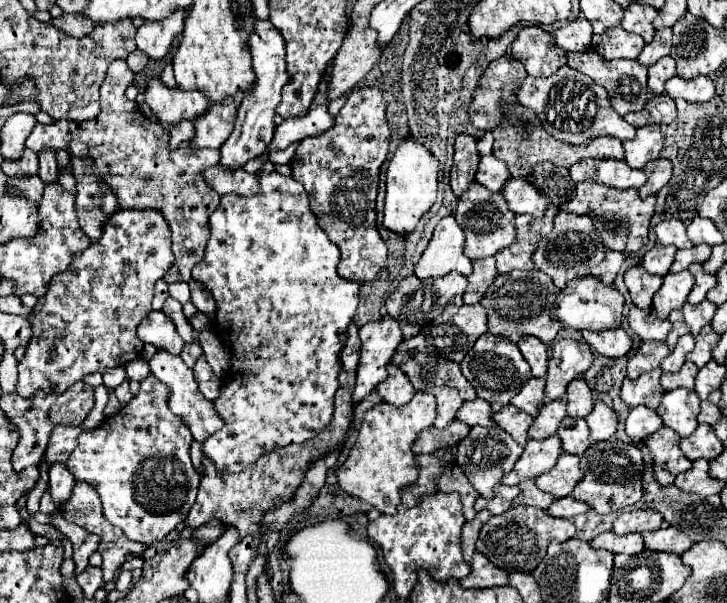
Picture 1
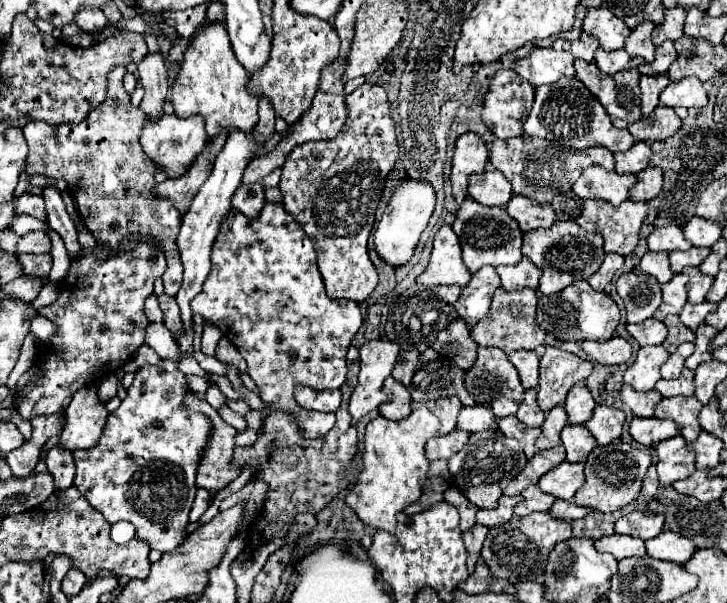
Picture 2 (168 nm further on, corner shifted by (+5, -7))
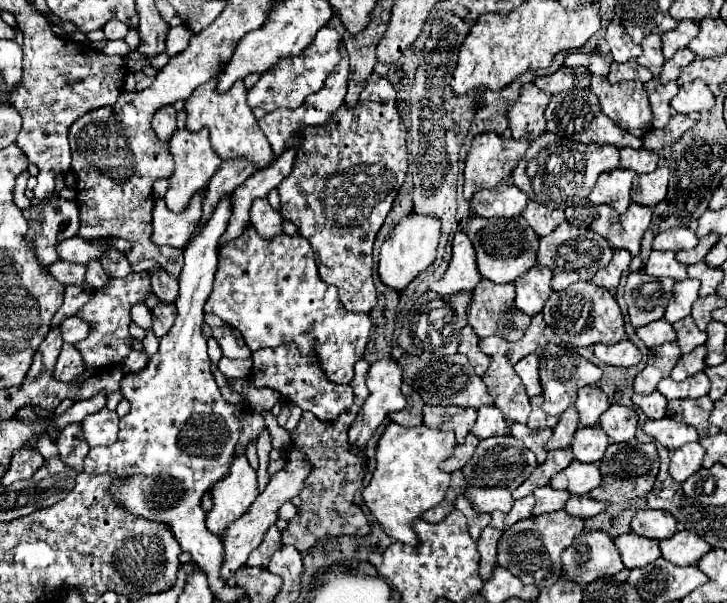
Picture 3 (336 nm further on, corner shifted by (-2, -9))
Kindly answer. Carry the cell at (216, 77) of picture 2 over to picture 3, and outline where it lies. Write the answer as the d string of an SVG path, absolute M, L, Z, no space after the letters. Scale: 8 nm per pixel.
M216 77L212 81L206 81L204 85L200 85L190 99L186 99L186 127L190 131L200 131L200 129L208 129L210 131L210 143L212 149L218 153L218 157L222 161L228 159L236 159L236 157L244 157L246 161L250 161L256 171L264 171L268 169L268 165L274 163L274 153L272 147L268 143L268 139L264 137L264 133L260 133L258 127L258 119L254 117L252 109L246 103L246 87L244 81L236 81L236 85L228 91L228 93L216 93Z

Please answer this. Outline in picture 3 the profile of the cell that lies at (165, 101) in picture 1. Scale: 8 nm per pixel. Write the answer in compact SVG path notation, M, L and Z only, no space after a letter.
M188 129L184 131L176 131L172 141L170 141L170 153L176 161L176 171L174 175L168 179L170 181L170 187L164 195L164 201L166 201L166 207L174 213L180 213L188 207L190 199L208 185L208 181L212 179L212 175L220 169L220 157L216 157L214 149L210 147L210 139L208 139L208 131L202 129L198 133L190 133Z

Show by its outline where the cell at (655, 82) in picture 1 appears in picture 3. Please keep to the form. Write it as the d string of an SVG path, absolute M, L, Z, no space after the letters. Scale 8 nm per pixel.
M654 77L652 81L648 81L644 85L644 89L648 93L648 99L650 99L650 105L652 105L652 111L654 111L654 127L664 129L666 123L670 121L670 117L672 117L670 101L678 93L678 85L674 81L664 85Z

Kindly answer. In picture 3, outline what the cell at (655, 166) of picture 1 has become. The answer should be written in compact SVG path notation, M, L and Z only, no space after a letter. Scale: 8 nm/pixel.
M658 167L656 171L646 175L636 175L630 191L632 201L636 205L646 205L646 207L654 207L660 201L664 201L668 189L668 175L670 173L664 167Z

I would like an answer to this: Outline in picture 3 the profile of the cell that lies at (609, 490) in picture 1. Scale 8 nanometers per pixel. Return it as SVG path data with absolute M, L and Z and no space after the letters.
M638 441L614 443L606 449L600 461L600 473L604 481L600 487L590 491L590 497L598 501L608 501L608 503L626 503L630 499L644 497L656 481L658 465L660 465L660 459L658 459L654 443L638 443Z

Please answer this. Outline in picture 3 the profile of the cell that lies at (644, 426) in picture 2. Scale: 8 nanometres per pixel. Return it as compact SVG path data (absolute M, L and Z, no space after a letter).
M664 417L658 421L648 419L644 423L644 433L652 435L658 443L662 443L666 449L672 449L672 451L686 445L686 443L700 439L694 427L684 425L684 423L676 423L670 417Z

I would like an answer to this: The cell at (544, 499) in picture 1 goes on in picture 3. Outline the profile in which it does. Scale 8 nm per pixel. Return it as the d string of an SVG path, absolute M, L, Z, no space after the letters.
M548 485L540 487L534 491L536 497L536 505L534 505L534 515L544 515L544 513L552 513L552 511L560 511L564 509L566 501L570 499L568 491L554 491Z

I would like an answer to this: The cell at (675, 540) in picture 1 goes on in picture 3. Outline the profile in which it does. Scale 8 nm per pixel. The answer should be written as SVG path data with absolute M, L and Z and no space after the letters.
M678 531L672 537L660 541L662 557L676 565L696 565L704 553L710 551L710 545L690 531Z

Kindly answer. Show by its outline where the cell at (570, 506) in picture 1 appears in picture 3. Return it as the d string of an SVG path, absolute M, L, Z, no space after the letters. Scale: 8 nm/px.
M572 495L564 507L564 511L568 515L576 515L576 517L582 517L582 519L588 519L588 517L594 517L598 513L602 513L604 509L608 507L606 501L596 501L592 499L590 495Z

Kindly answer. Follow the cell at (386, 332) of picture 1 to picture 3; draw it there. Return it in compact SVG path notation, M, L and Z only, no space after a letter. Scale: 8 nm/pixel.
M384 359L384 361L374 363L374 365L370 367L370 371L368 371L366 385L368 385L370 395L368 395L364 407L360 409L356 421L350 425L350 431L348 431L348 437L350 437L348 445L350 445L350 449L356 449L358 455L362 453L364 465L368 465L368 459L366 459L366 455L364 455L366 443L372 439L372 435L376 433L376 429L380 427L380 423L388 417L388 413L400 411L400 409L406 407L406 397L404 397L402 391L400 391L400 387L402 387L402 369L398 367L398 363L396 363L394 359Z

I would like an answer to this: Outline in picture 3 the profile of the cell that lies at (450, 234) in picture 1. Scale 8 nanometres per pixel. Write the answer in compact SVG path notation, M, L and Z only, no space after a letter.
M456 233L452 243L452 261L444 277L430 285L430 291L438 293L440 297L448 297L460 291L474 291L482 275L476 267L476 253L472 241L466 233Z

